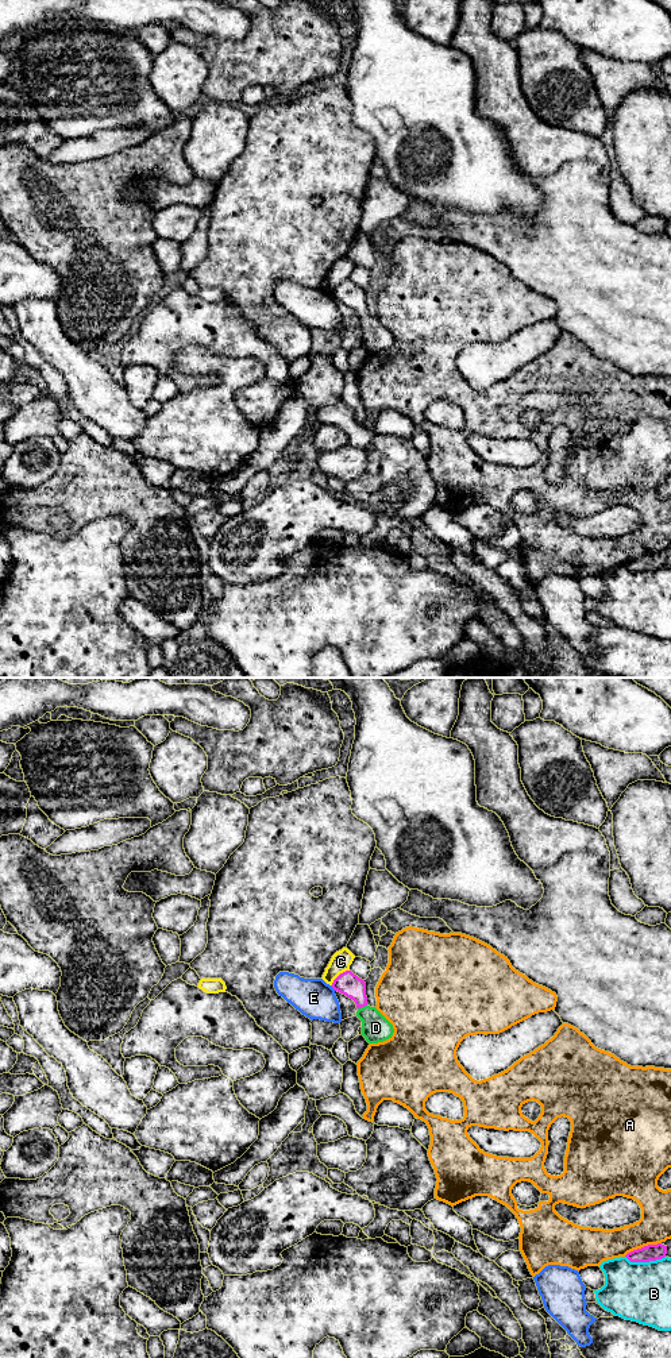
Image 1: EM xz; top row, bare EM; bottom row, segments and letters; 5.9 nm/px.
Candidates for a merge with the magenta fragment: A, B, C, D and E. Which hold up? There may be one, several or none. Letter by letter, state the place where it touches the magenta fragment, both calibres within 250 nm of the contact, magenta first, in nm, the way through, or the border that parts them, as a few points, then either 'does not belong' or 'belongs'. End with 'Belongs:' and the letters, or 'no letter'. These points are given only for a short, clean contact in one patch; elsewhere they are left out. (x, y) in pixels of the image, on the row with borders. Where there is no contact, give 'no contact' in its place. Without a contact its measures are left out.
A: contact xz (641, 1247); calibres 100 and 200 nm; does not belong
B: contact xz (646, 1261); calibres 100 and 360 nm; does not belong
C: contact xz (339, 975); calibres 140 and 120 nm; border xz (349, 969), (343, 971), (331, 984); does not belong
D: contact xz (362, 1006); calibres 140 and 170 nm; way xz (347, 983), (358, 994), (362, 1006), (376, 1027); belongs
E: contact xz (334, 988); calibres 140 and 240 nm; does not belong
Belongs: D

